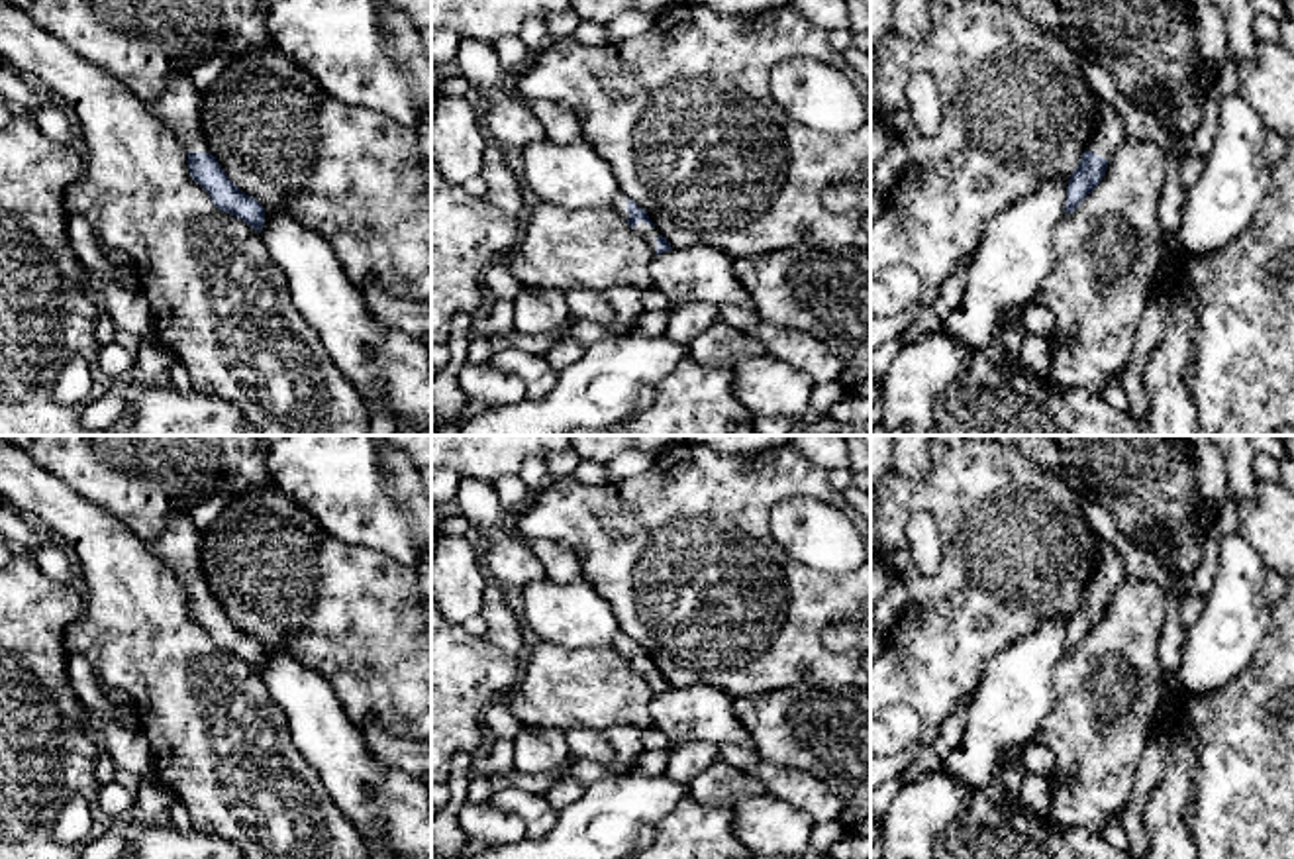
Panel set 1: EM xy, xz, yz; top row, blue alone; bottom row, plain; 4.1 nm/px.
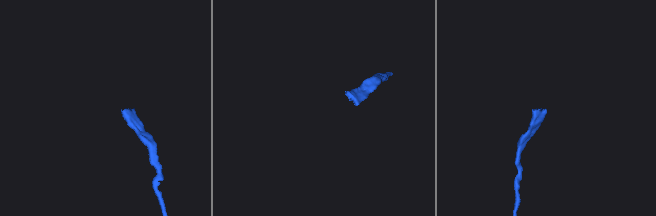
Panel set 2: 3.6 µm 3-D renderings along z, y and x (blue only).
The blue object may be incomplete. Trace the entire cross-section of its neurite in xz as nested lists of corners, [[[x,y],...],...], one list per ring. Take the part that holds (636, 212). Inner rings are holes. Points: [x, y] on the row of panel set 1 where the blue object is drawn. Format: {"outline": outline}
{"outline": [[[620,192],[612,206],[629,227],[645,239],[645,243],[653,249],[653,253],[661,255],[671,251],[671,243],[659,233],[655,224],[649,220],[647,212],[637,206],[631,198]]]}

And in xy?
{"outline": [[[190,73],[173,75],[161,98],[151,104],[151,110],[174,133],[188,155],[192,180],[208,192],[214,206],[243,220],[261,233],[265,208],[259,200],[241,192],[210,153],[200,126],[202,92],[194,86]]]}

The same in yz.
{"outline": [[[1098,98],[1098,127],[1076,171],[1069,178],[1065,214],[1072,214],[1082,200],[1100,184],[1108,171],[1108,161],[1127,139],[1125,124],[1118,110]]]}

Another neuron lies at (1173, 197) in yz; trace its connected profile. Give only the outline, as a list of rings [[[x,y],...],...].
[[[1174,153],[1167,155],[1167,178],[1157,210],[1163,233],[1172,233],[1178,231],[1180,227],[1186,194],[1188,194],[1180,178],[1182,161],[1184,159],[1180,159]]]

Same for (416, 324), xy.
[[[376,282],[361,286],[369,312],[384,326],[396,328],[410,337],[423,339],[431,333],[431,300],[423,304],[404,304],[392,298]]]

